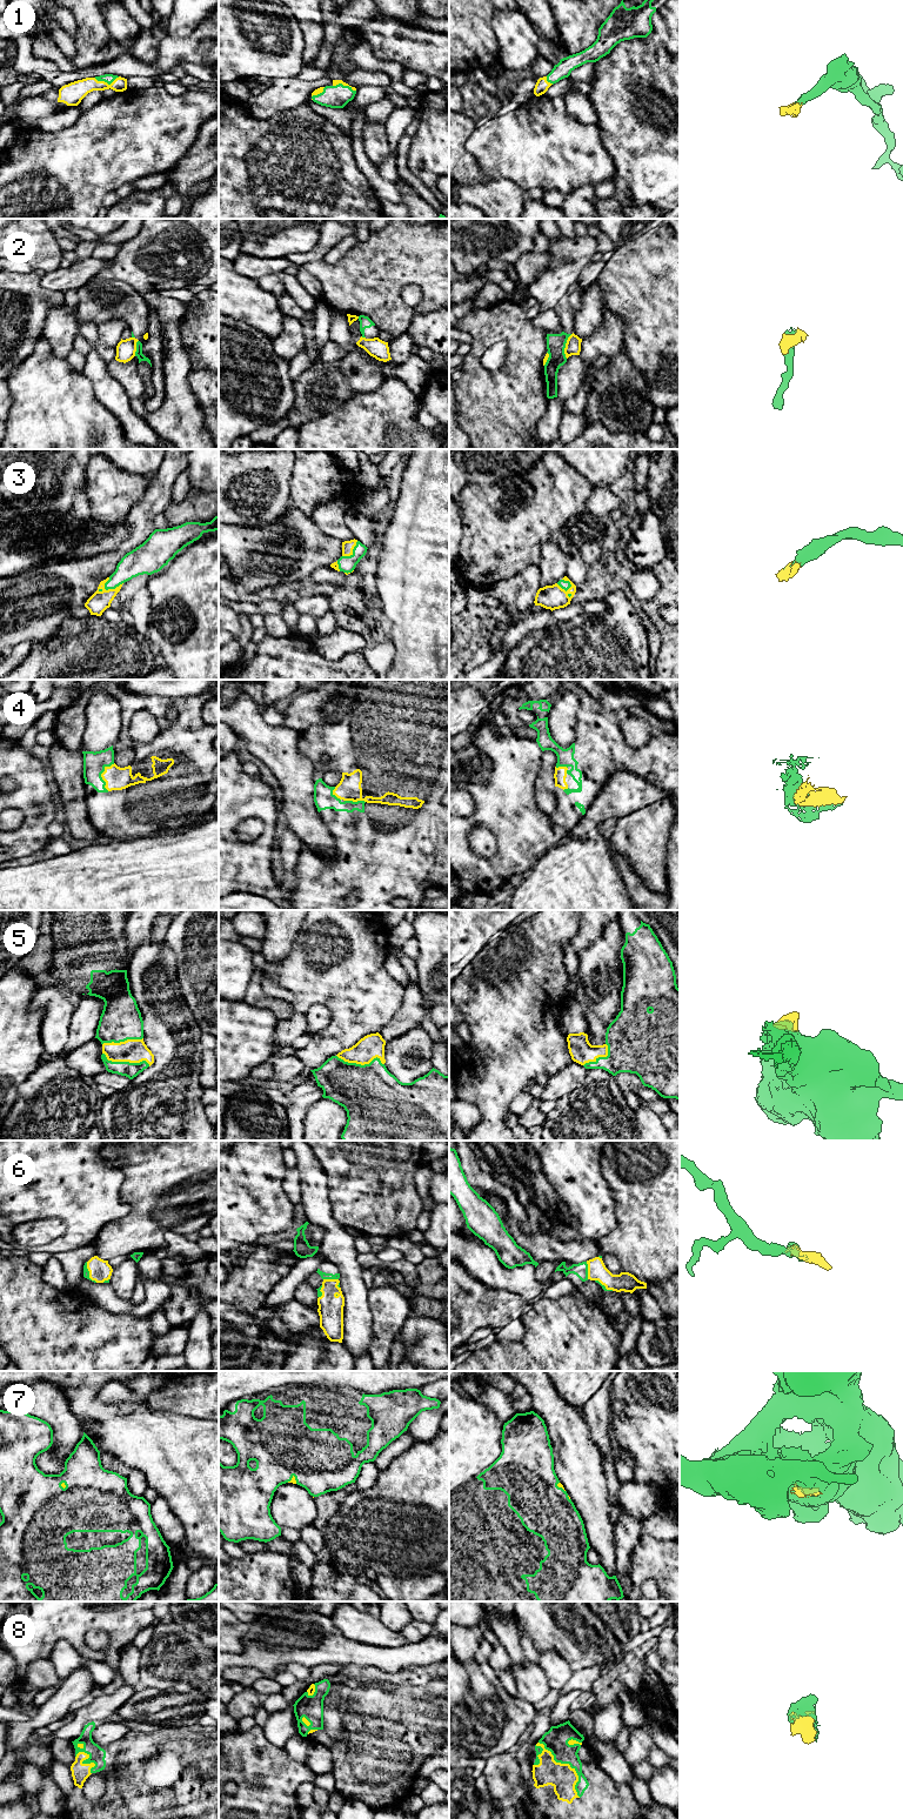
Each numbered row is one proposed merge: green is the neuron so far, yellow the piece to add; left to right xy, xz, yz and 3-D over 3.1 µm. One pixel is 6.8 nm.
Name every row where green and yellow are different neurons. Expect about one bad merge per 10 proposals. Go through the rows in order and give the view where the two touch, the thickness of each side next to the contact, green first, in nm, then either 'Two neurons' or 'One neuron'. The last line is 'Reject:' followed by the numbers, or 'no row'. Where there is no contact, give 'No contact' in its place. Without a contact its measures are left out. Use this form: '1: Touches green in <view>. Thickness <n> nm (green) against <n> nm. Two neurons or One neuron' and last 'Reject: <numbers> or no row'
1: Touches green in xy. Thickness 60 nm (green) against 150 nm. One neuron
2: Touches green in yz. Thickness 130 nm (green) against 110 nm. Two neurons
3: Touches green in xy. Thickness 170 nm (green) against 140 nm. One neuron
4: Touches green in xy. Thickness 150 nm (green) against 160 nm. One neuron
5: Touches green in xy. Thickness 110 nm (green) against 160 nm. One neuron
6: Touches green in xy. Thickness 50 nm (green) against 150 nm. One neuron
7: Touches green in xz. Thickness 440 nm (green) against 40 nm. One neuron
8: Touches green in yz. Thickness 160 nm (green) against 180 nm. One neuron
Reject: 2

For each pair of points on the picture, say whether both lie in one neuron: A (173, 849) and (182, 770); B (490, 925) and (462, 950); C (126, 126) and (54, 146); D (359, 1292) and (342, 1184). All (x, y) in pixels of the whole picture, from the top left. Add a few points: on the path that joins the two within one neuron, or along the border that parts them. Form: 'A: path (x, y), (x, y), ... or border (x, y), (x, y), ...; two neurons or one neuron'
A: border (201, 821), (191, 827), (165, 828), (148, 836); two neurons
B: path (483, 931), (469, 943); one neuron
C: path (108, 144), (106, 146), (72, 146); one neuron
D: border (329, 1202), (333, 1216), (345, 1226); two neurons

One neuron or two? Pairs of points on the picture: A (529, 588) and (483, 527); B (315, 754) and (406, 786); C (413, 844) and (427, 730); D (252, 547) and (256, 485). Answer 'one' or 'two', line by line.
A: two
B: one
C: one
D: two

